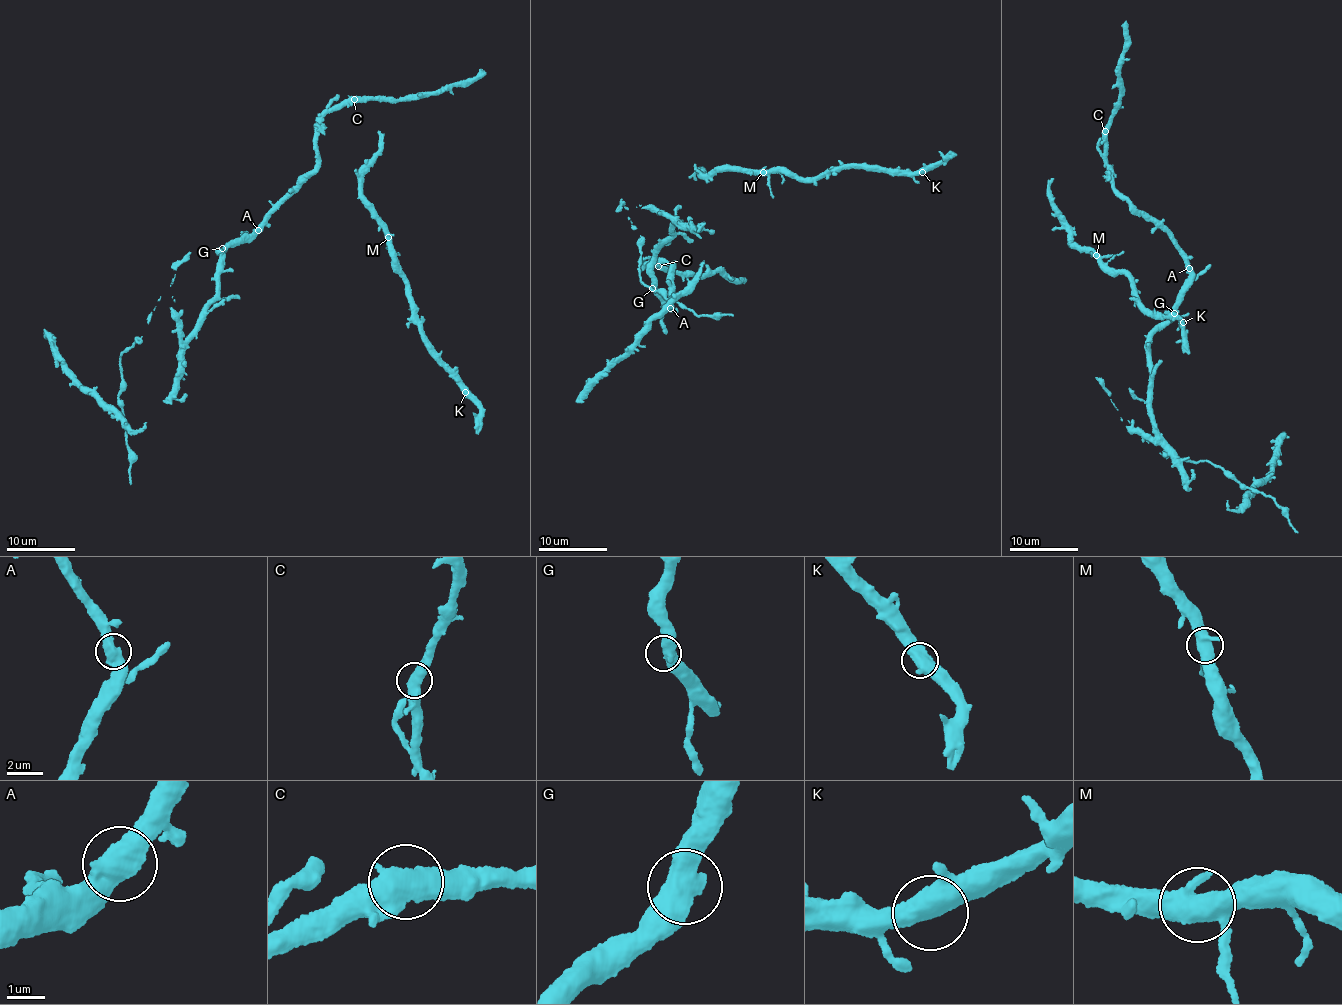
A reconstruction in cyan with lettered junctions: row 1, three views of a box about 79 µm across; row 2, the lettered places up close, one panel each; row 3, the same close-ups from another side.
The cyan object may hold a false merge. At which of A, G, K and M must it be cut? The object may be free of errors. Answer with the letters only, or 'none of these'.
none of these

